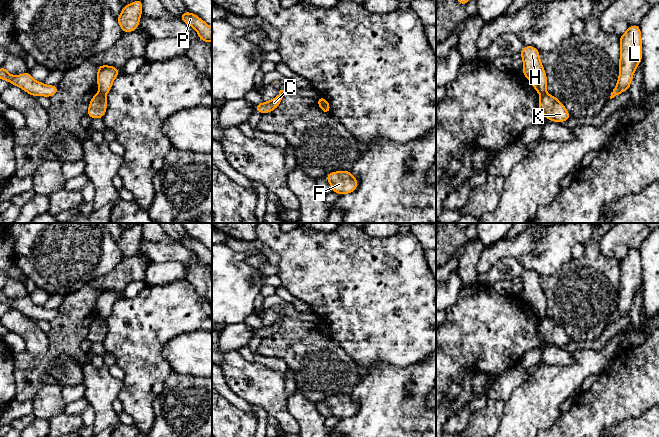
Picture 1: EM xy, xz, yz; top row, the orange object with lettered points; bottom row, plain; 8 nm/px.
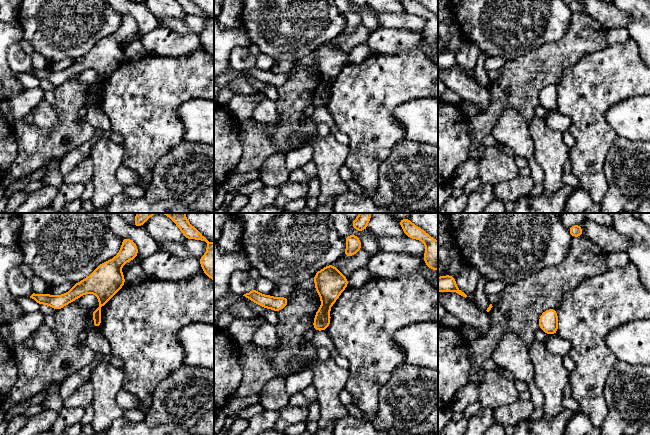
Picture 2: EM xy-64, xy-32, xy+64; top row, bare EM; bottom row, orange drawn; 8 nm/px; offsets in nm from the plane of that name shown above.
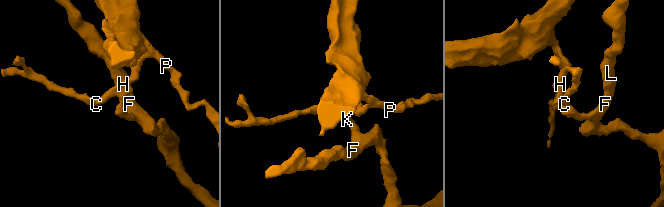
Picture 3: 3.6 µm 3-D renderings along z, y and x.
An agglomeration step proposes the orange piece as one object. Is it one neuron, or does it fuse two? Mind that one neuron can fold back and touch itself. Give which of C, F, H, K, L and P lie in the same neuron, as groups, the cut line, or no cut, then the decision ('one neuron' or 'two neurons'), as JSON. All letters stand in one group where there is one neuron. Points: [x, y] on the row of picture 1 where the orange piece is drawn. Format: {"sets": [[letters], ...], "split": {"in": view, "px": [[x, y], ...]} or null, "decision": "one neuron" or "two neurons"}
{"sets": [["C", "H", "P"], ["F", "K", "L"]], "split": {"in": "xy", "px": [[99, 91], [105, 95]]}, "decision": "two neurons"}

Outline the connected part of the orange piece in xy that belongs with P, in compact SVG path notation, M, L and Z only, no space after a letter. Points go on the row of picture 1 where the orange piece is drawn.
M185 12L179 17L183 22L192 26L204 42L212 42L212 28L197 15L191 12Z

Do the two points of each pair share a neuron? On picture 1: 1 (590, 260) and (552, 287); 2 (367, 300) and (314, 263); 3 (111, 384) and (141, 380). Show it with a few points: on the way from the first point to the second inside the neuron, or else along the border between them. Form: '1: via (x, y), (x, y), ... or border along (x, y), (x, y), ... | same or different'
1: via (581, 270), (562, 287) | same
2: via (354, 290), (336, 273), (327, 270) | same
3: border along (122, 380), (122, 388), (117, 397) | different

